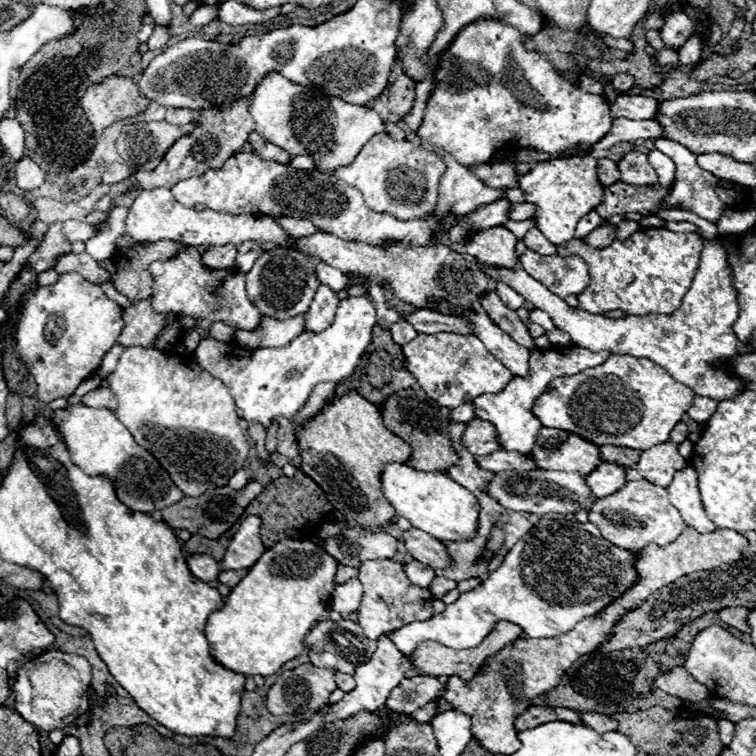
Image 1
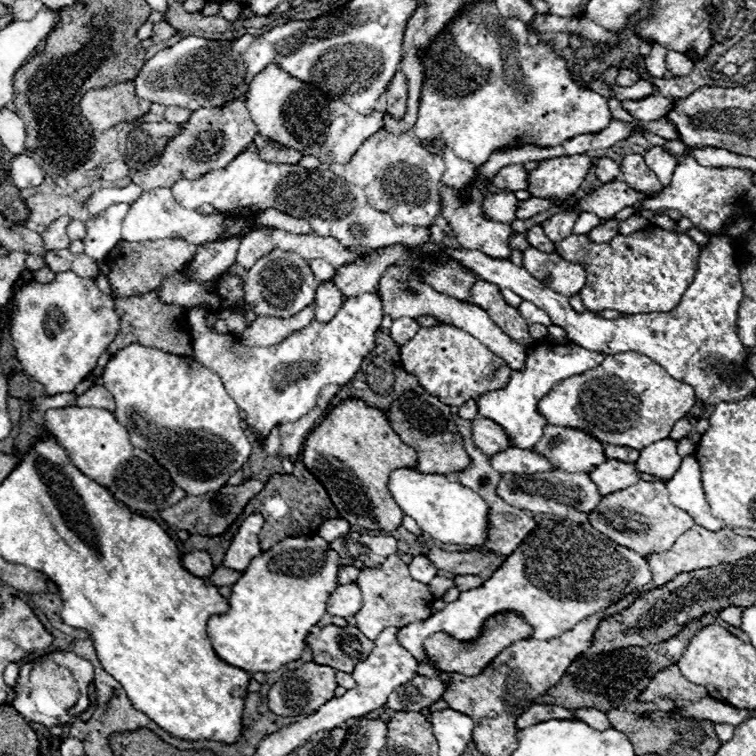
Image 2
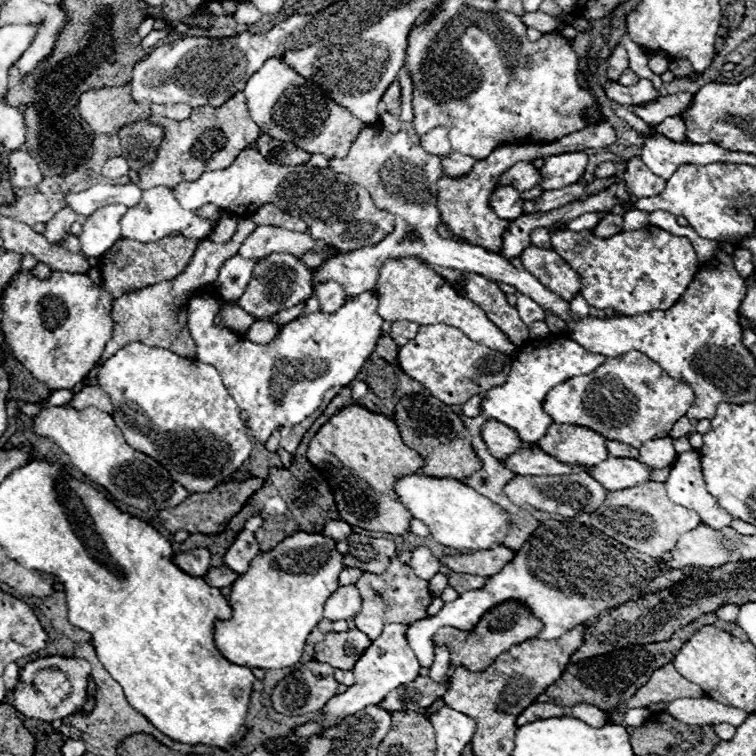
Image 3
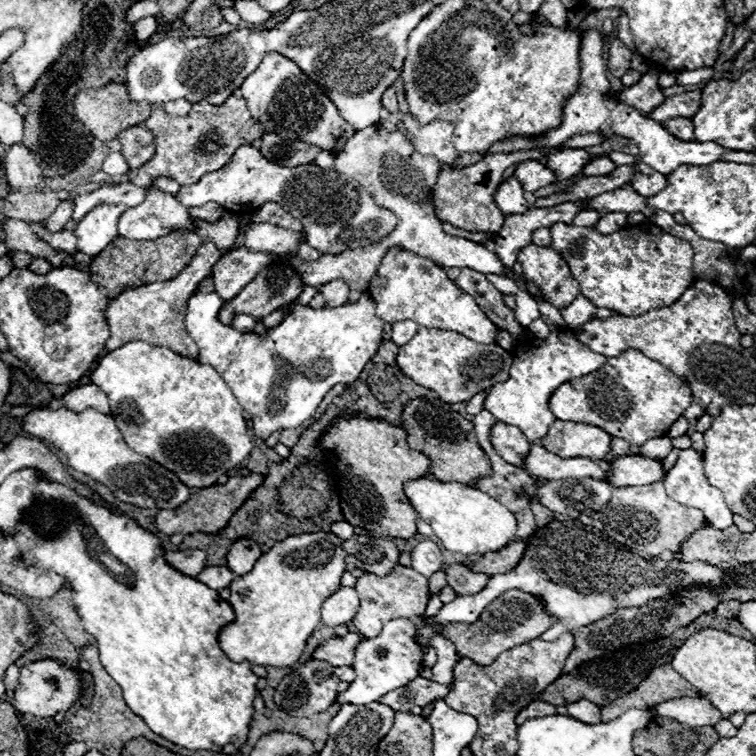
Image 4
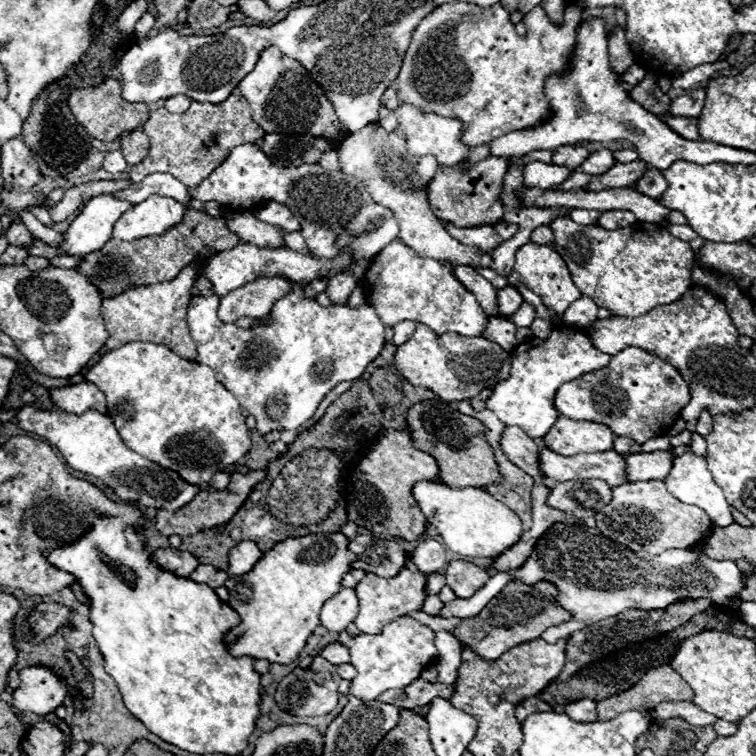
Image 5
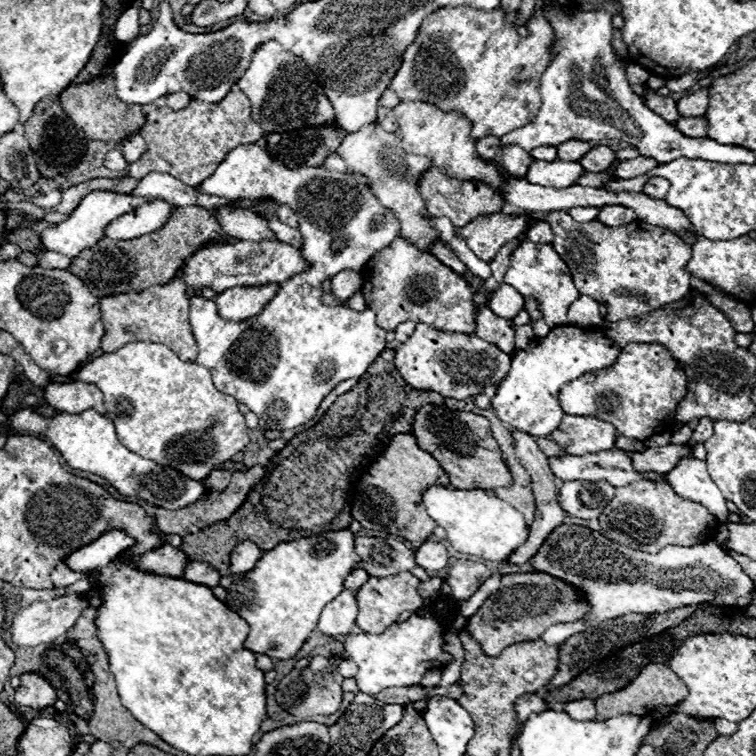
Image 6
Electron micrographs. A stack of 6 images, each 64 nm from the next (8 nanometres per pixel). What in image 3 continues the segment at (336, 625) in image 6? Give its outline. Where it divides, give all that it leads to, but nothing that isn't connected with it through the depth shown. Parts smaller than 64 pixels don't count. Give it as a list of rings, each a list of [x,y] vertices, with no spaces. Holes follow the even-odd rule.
[[[340,586],[324,604],[324,618],[330,622],[352,620],[360,612],[360,592],[356,586]]]

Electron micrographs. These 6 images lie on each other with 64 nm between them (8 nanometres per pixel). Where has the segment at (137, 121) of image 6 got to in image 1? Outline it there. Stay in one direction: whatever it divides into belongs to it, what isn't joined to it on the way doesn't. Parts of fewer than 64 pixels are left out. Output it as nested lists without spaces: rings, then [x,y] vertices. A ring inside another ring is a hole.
[[[108,76],[102,84],[94,84],[80,100],[84,114],[96,130],[104,130],[118,120],[134,118],[148,108],[150,100],[144,98],[132,78]]]

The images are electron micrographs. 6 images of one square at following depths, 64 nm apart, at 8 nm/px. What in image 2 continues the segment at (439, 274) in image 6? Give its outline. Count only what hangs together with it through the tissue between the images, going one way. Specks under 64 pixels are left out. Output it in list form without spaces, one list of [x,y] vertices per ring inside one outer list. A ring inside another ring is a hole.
[[[392,264],[392,266],[388,266],[388,270],[384,270],[384,274],[380,278],[378,296],[380,296],[380,302],[382,302],[384,316],[390,316],[392,320],[398,320],[398,318],[416,320],[420,316],[432,316],[434,320],[452,324],[452,326],[468,332],[470,336],[476,336],[476,340],[480,340],[488,350],[492,350],[500,358],[504,358],[512,370],[524,368],[524,360],[526,360],[526,354],[524,354],[526,348],[524,346],[520,346],[512,338],[508,338],[508,334],[504,334],[488,318],[488,314],[480,306],[464,302],[464,300],[454,300],[452,296],[444,296],[442,292],[436,292],[434,288],[428,288],[428,284],[424,284],[420,280],[420,272],[412,264]]]

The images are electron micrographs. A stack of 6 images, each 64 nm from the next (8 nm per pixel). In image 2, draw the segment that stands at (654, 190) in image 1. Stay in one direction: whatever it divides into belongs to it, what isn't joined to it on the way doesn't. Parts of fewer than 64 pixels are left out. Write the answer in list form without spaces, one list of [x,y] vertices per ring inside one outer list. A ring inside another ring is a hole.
[[[614,180],[612,184],[604,184],[598,190],[590,192],[588,196],[584,196],[578,204],[576,204],[576,212],[592,212],[604,220],[612,218],[616,212],[620,212],[626,206],[636,204],[638,200],[648,198],[646,194],[634,192],[632,188],[628,188],[628,184]]]

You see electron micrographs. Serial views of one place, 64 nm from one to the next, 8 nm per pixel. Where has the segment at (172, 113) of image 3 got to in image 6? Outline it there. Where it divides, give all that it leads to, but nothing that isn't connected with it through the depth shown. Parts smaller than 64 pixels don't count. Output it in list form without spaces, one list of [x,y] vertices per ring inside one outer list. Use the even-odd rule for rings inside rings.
[[[178,92],[178,94],[168,94],[166,96],[166,104],[170,106],[170,108],[176,108],[176,110],[180,110],[180,108],[184,108],[184,106],[188,106],[190,104],[190,96],[188,94],[184,94],[184,92]]]

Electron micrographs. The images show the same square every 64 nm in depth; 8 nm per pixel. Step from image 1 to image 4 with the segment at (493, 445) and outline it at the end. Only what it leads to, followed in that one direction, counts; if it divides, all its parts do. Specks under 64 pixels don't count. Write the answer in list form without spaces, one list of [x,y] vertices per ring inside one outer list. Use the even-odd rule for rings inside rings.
[[[498,422],[492,430],[492,444],[504,460],[508,460],[510,464],[520,466],[520,468],[524,466],[524,456],[528,456],[528,452],[530,452],[530,442],[520,432],[520,428]]]

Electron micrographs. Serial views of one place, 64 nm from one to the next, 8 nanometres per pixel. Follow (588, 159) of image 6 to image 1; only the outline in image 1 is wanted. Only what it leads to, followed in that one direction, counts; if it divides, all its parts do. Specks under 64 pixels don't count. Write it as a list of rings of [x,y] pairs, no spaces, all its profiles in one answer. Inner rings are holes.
[[[602,158],[598,162],[598,180],[600,184],[608,186],[608,184],[614,184],[620,180],[620,170],[618,170],[618,164],[610,158]]]

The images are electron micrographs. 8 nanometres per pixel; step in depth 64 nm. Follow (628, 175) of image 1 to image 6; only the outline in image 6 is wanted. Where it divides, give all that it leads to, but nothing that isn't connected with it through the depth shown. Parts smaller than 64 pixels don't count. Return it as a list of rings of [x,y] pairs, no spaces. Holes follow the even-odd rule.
[[[650,178],[648,182],[646,182],[646,186],[644,186],[644,194],[648,194],[648,196],[652,196],[652,198],[660,198],[660,200],[664,200],[664,196],[668,194],[668,190],[670,190],[670,182],[668,180],[664,180],[664,178]]]

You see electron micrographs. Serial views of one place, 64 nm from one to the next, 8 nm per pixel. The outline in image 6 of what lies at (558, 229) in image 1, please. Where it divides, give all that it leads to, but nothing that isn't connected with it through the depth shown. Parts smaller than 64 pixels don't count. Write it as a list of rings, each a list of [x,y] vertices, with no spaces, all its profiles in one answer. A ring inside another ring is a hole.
[[[566,140],[558,146],[558,160],[564,162],[578,162],[590,150],[588,142],[584,140]]]

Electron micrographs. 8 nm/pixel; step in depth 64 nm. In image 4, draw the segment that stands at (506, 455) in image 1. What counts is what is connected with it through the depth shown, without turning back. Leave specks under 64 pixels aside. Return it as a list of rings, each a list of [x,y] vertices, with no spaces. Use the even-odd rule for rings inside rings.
[[[534,442],[526,458],[526,468],[530,476],[546,480],[566,480],[566,478],[586,478],[586,476],[594,480],[606,480],[612,462],[614,458],[588,460],[582,456],[572,460],[562,460],[560,456],[552,456],[552,452],[544,450],[538,442]]]

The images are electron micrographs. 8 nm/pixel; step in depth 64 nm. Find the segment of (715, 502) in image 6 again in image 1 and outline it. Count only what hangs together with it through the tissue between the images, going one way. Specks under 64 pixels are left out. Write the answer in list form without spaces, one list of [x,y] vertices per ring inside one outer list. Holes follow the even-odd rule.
[[[688,462],[688,468],[682,468],[672,478],[672,484],[668,484],[668,498],[670,502],[680,510],[688,526],[696,528],[698,532],[714,532],[718,530],[716,524],[706,516],[700,492],[698,492],[698,472],[692,462]]]

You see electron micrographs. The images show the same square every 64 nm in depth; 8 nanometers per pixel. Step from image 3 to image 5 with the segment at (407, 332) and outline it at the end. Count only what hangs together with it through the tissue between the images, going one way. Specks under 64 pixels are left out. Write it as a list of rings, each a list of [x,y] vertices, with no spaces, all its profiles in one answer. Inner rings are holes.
[[[400,322],[398,326],[394,326],[394,338],[392,338],[392,342],[394,342],[396,346],[404,344],[404,342],[414,334],[414,328],[416,328],[414,322]]]

